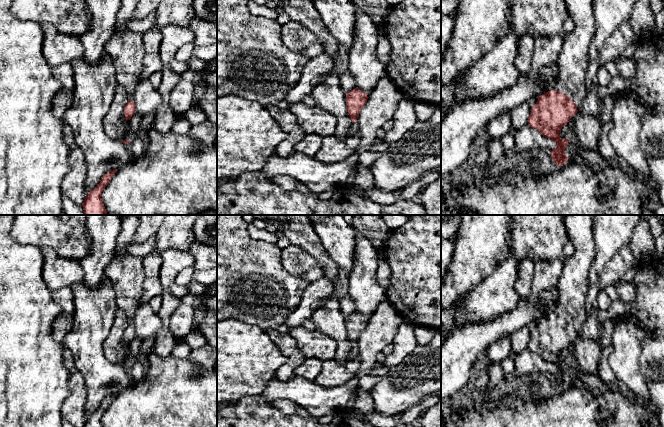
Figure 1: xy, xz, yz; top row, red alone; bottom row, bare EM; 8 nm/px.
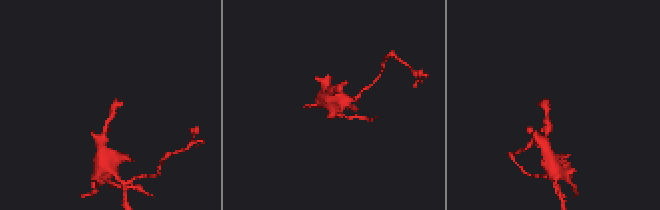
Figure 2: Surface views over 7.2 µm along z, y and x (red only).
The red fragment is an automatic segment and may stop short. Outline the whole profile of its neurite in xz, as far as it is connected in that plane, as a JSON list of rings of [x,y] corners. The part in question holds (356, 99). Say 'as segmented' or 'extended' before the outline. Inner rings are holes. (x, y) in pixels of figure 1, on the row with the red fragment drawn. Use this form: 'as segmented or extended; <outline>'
extended; [[[354,88],[349,93],[346,93],[347,112],[353,122],[349,129],[348,136],[352,136],[359,131],[357,118],[359,116],[361,109],[366,104],[367,99],[367,93],[357,88]]]

